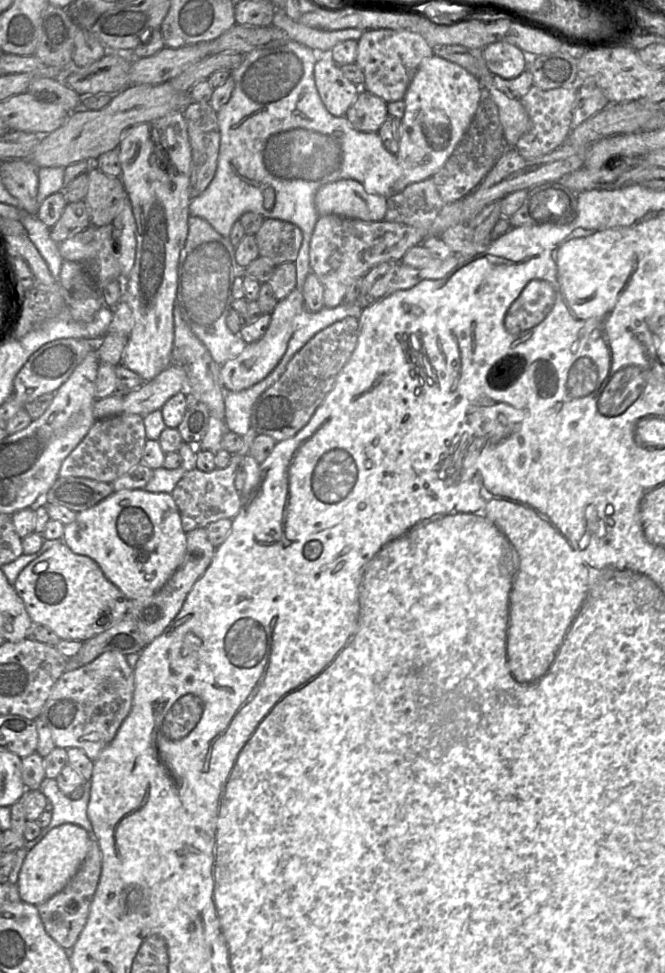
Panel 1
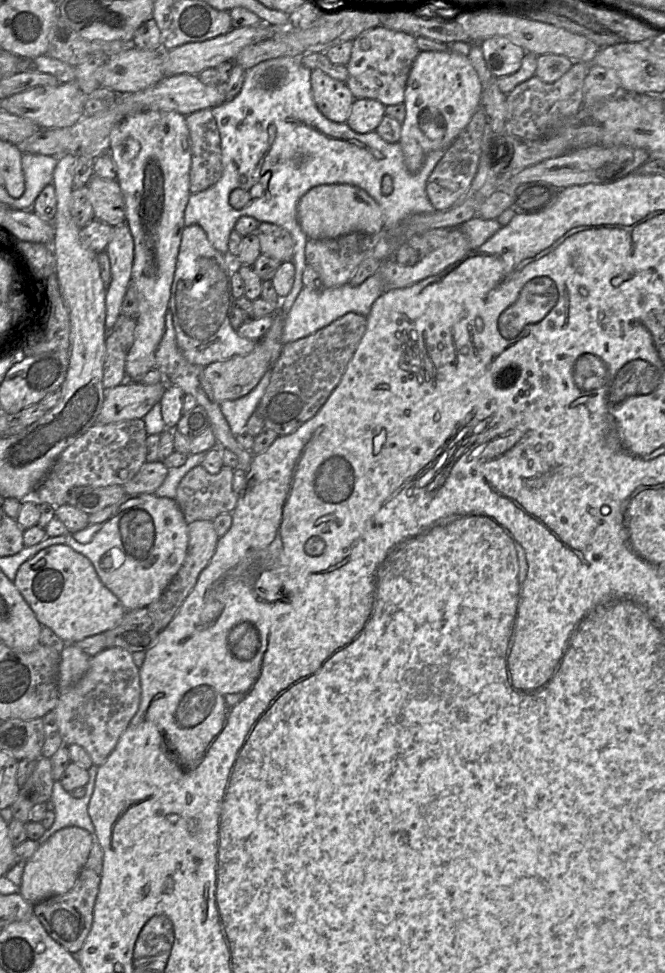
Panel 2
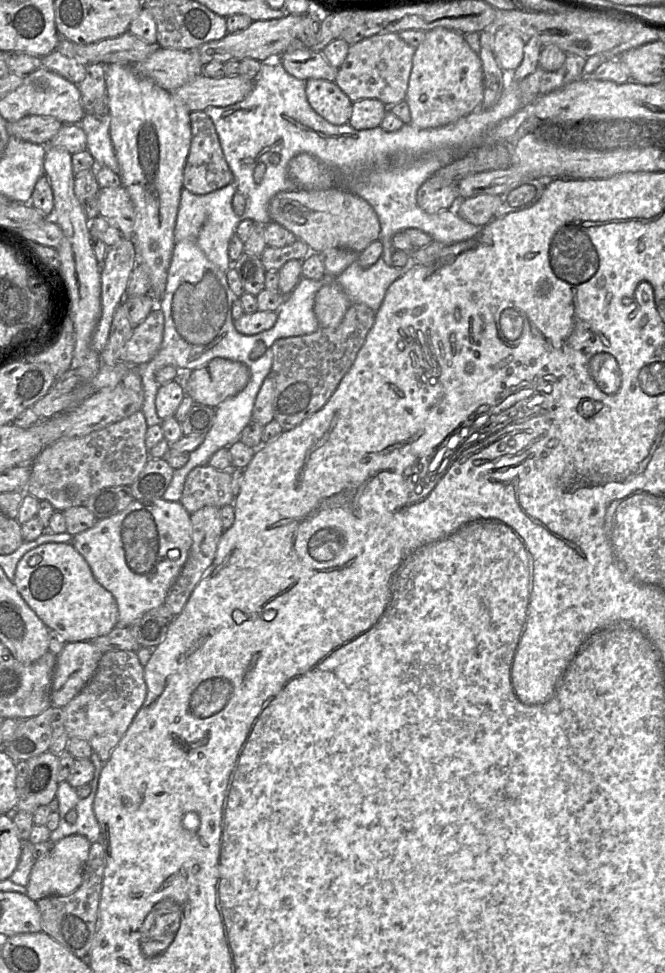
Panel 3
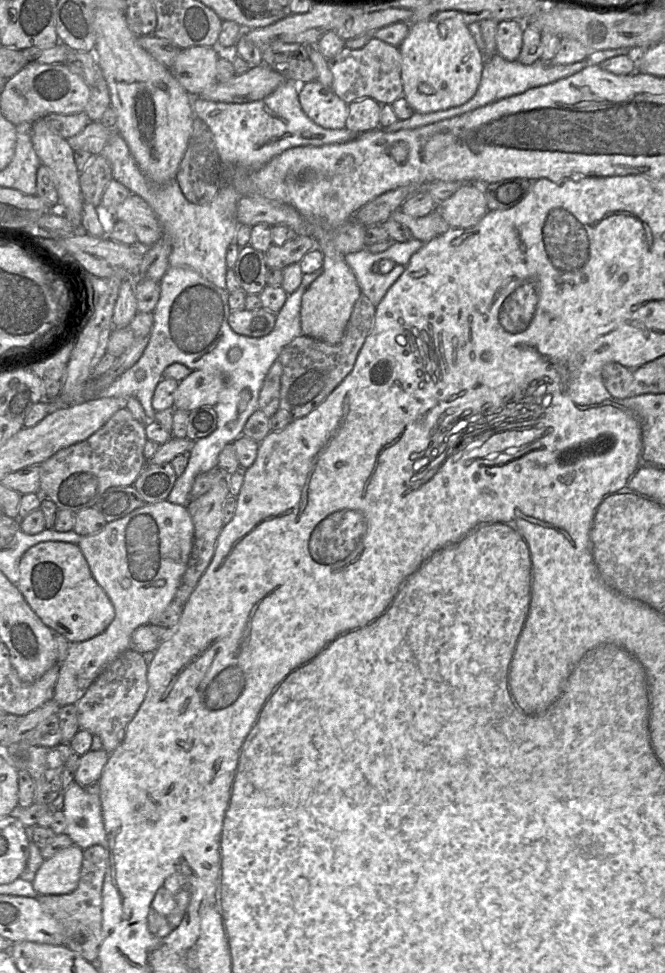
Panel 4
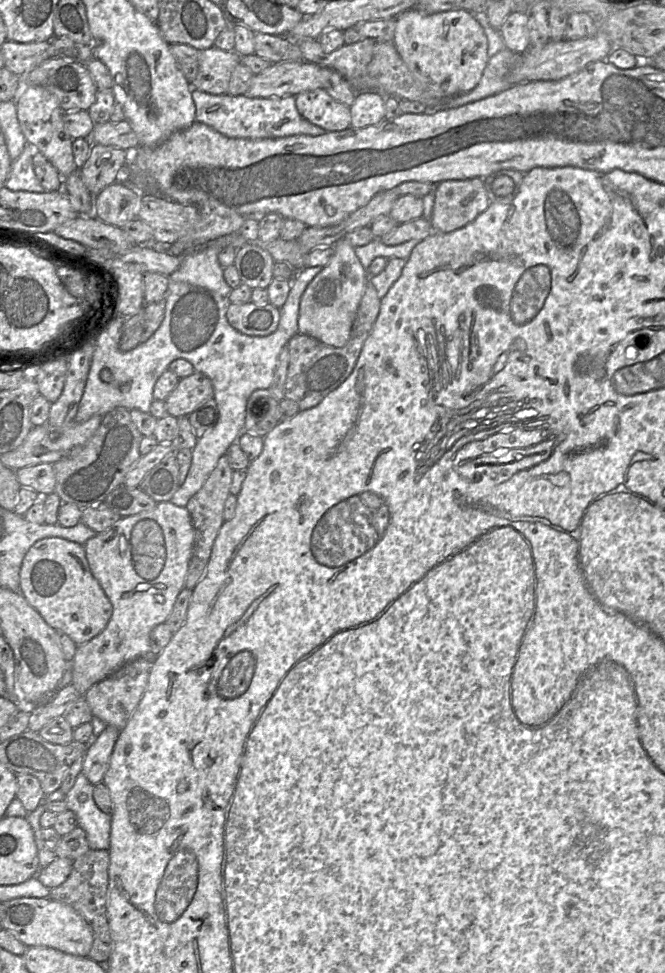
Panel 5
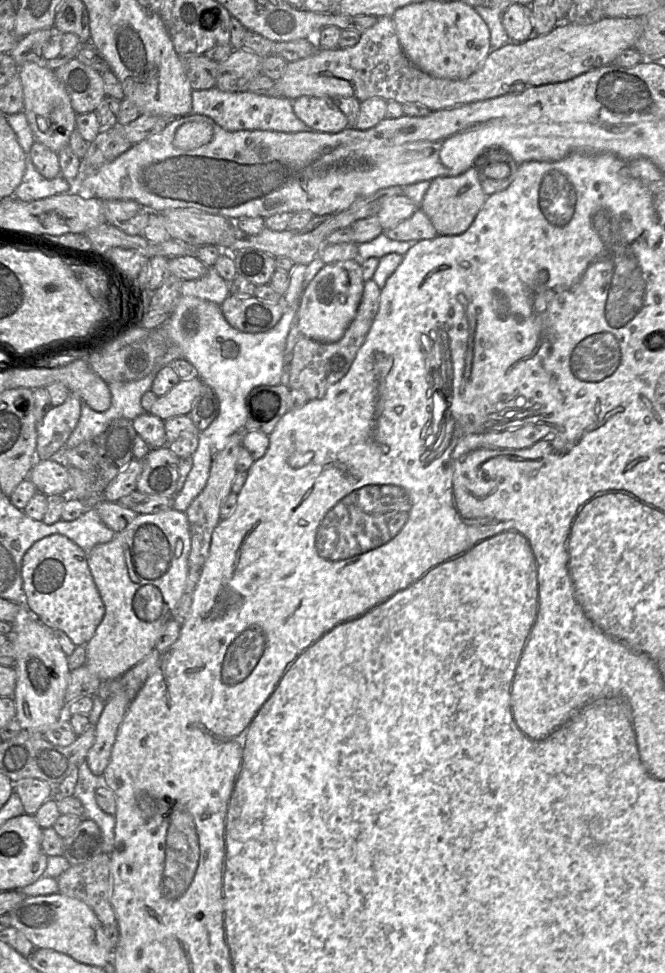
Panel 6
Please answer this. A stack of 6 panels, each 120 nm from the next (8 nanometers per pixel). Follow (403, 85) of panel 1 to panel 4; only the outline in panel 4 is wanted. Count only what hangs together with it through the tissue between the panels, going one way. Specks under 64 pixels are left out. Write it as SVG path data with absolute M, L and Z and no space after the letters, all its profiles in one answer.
M372 38L361 49L353 50L344 47L336 56L327 60L328 66L333 74L332 89L337 96L339 96L347 104L364 98L372 98L381 105L392 104L404 95L401 77L401 54L399 47L395 47L379 39Z

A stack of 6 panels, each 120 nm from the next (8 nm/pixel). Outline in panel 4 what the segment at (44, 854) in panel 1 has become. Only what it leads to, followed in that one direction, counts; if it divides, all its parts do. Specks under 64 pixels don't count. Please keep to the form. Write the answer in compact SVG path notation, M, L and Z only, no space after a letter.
M73 844L44 860L32 881L40 896L64 895L73 892L79 883L83 850Z

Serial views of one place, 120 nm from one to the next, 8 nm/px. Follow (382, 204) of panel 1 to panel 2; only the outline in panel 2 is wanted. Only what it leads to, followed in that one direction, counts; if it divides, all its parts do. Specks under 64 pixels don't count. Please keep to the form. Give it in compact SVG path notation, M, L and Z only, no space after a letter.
M349 184L311 188L298 202L297 218L308 239L331 239L353 232L376 234L384 227L384 216L378 203L365 190Z

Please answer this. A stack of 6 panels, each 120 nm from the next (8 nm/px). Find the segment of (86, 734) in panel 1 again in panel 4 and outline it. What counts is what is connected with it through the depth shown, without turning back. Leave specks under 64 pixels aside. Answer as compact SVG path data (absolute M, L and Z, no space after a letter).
M127 650L102 670L84 696L74 704L80 729L99 736L103 749L109 754L121 744L128 724L145 699L148 690L148 668L141 653Z

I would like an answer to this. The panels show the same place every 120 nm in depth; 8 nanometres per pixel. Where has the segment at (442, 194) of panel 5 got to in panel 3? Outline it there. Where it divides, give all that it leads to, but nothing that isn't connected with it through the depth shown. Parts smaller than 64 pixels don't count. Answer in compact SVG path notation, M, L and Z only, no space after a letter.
M480 194L460 199L454 210L463 220L484 227L492 221L498 204L499 196Z

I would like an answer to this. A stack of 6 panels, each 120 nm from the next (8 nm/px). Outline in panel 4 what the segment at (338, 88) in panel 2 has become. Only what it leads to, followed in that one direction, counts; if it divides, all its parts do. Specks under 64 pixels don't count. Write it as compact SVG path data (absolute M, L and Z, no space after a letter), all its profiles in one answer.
M319 81L299 85L299 102L304 113L316 124L327 129L343 129L349 115L349 104L331 87Z

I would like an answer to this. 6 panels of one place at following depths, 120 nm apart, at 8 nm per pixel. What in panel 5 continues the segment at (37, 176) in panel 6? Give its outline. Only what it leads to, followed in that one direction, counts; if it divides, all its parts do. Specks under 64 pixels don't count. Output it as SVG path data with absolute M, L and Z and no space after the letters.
M27 143L21 155L12 162L9 177L5 183L5 187L10 191L45 192L34 172L34 152L33 147Z

